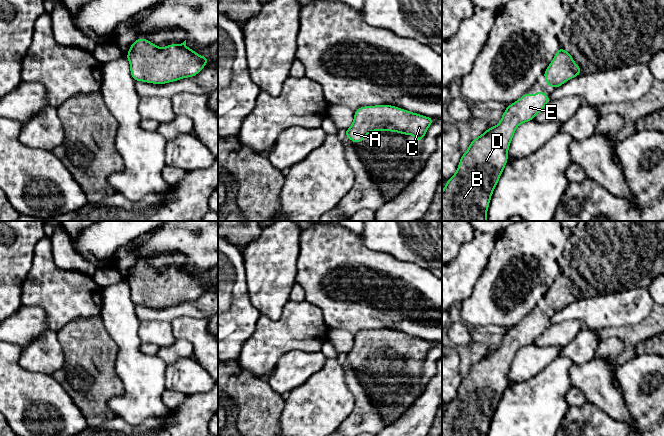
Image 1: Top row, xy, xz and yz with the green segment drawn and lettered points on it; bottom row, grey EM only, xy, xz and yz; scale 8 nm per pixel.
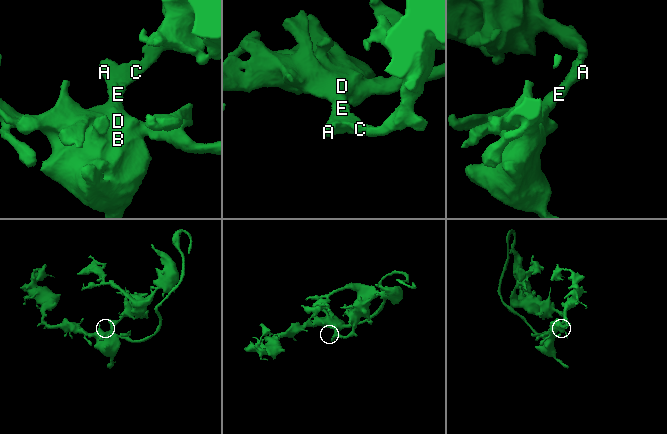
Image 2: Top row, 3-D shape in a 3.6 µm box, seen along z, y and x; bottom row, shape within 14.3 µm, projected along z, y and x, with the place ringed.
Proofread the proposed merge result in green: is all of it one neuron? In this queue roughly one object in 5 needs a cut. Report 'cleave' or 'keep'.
keep

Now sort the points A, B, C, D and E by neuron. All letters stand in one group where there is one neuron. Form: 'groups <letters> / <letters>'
groups A B C D E

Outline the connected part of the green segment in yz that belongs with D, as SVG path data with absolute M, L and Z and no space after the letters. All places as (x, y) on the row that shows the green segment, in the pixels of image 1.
M538 90L534 96L526 92L507 106L498 125L489 127L473 139L459 161L456 173L447 179L442 191L442 221L487 221L491 196L508 161L508 149L516 128L534 117L550 101L550 95Z

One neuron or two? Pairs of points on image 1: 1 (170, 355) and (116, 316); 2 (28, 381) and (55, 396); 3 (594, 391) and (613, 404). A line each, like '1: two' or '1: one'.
1: two
2: one
3: one

